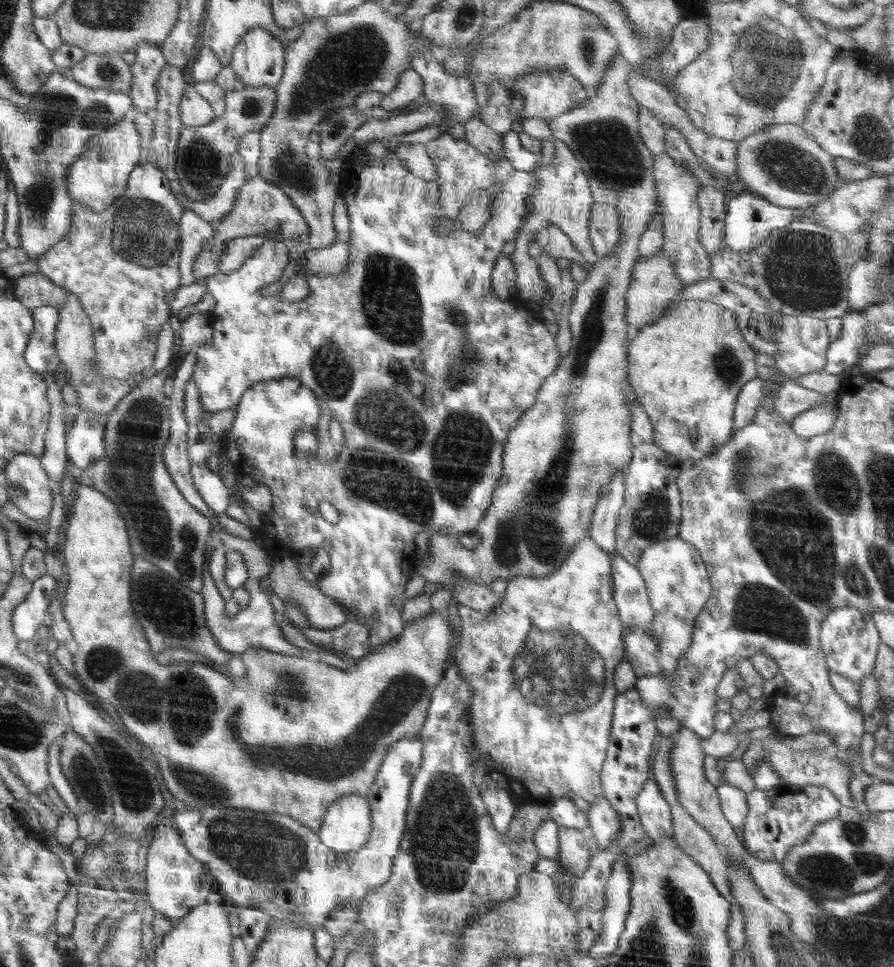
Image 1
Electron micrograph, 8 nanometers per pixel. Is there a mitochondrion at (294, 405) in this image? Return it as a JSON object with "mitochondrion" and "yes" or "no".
{"mitochondrion":"no"}

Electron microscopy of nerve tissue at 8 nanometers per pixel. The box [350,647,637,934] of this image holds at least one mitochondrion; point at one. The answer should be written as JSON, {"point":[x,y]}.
{"point":[444,841]}

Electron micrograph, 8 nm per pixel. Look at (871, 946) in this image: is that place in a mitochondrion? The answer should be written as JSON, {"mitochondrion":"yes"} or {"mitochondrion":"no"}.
{"mitochondrion":"yes"}

